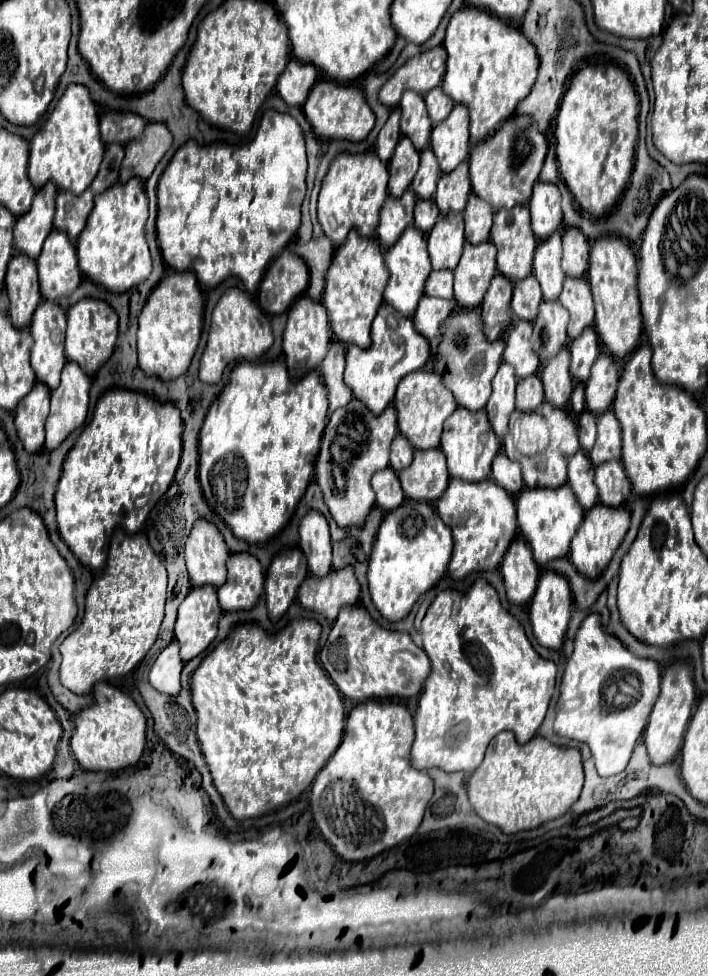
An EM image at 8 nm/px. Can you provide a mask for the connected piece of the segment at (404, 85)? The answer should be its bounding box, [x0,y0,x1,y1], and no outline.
[380,46,446,108]

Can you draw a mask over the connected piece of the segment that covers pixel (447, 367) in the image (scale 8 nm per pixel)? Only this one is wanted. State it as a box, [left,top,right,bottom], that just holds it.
[434,310,504,408]

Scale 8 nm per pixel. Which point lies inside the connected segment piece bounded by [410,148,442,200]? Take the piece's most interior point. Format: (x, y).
(424, 184)

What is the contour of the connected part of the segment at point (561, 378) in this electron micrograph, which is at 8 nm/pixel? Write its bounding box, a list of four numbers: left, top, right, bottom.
[542,348,574,408]

